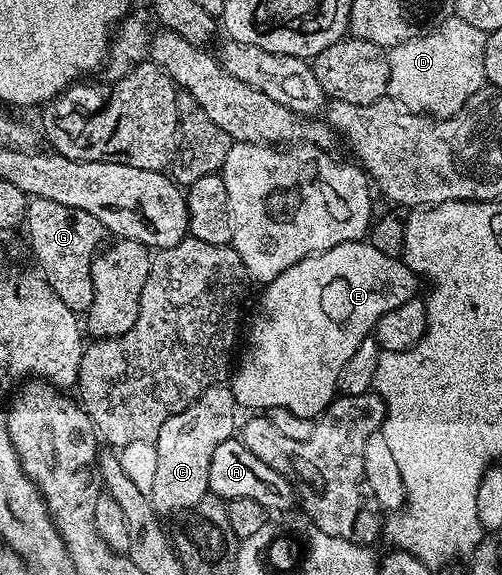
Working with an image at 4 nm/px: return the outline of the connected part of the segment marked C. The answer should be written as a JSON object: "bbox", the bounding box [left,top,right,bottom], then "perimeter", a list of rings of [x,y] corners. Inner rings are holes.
{"bbox":[153,383,233,513],"perimeter":[[[216,383],[204,391],[199,400],[194,401],[189,407],[185,407],[180,413],[174,413],[161,427],[157,438],[159,446],[159,459],[157,461],[157,483],[153,490],[153,501],[160,505],[167,513],[175,513],[178,509],[194,510],[195,506],[204,504],[209,493],[209,465],[213,459],[213,453],[221,443],[232,440],[233,433],[227,430],[227,405],[219,401],[223,396],[228,396],[229,389],[226,384]]]}

